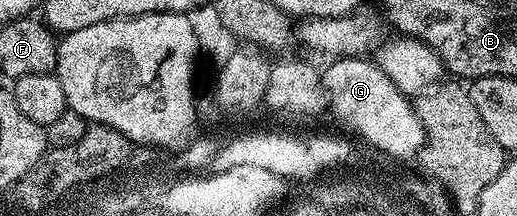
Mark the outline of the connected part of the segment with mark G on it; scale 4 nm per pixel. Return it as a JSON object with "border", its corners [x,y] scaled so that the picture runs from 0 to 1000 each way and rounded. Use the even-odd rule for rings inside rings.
{"border":[[[648,264],[646,287],[632,324],[621,329],[623,412],[634,426],[634,509],[642,532],[648,528],[665,579],[671,583],[679,625],[691,630],[706,671],[721,685],[733,718],[749,731],[793,731],[807,736],[816,694],[816,671],[824,657],[824,616],[809,551],[809,523],[803,519],[795,458],[766,407],[750,352],[721,282],[706,287],[706,264],[656,269]]]}

